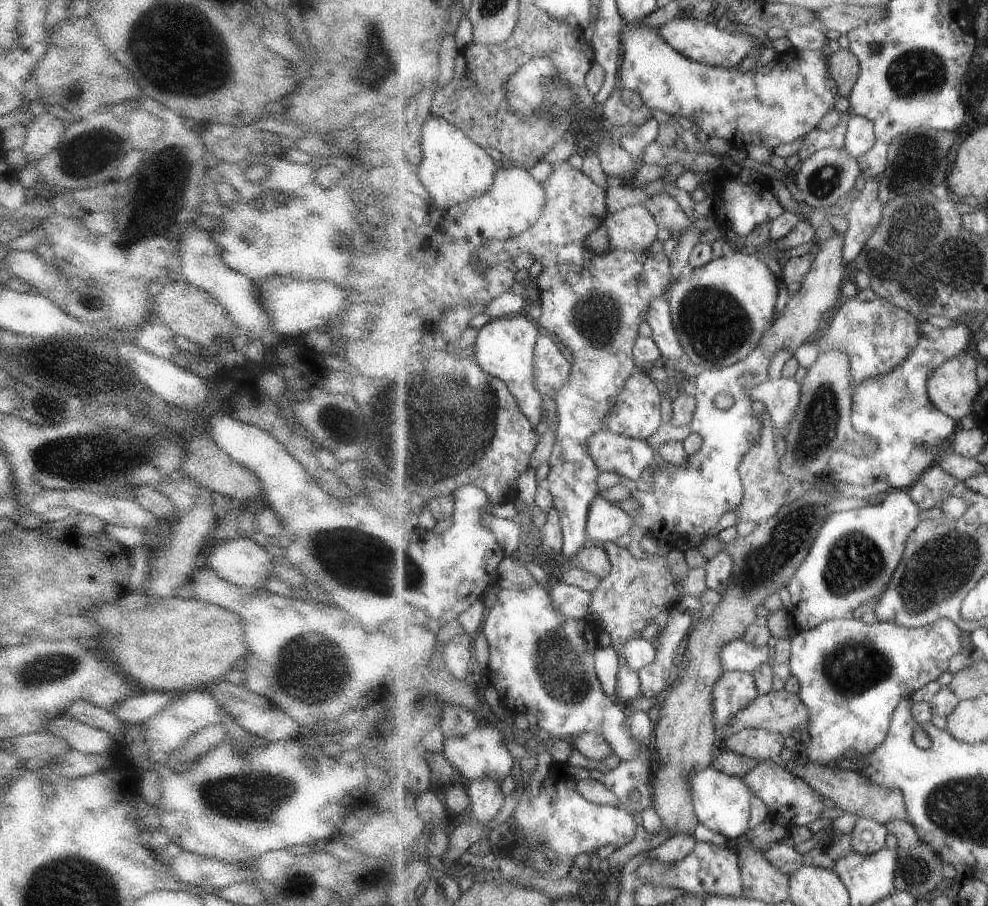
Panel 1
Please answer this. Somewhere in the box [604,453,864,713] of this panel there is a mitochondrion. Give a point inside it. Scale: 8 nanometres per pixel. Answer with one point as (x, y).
(760, 565)

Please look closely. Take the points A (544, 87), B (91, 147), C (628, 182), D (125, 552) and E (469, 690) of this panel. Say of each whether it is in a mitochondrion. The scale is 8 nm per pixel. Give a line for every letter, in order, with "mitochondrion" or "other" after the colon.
A: mitochondrion
B: mitochondrion
C: other
D: other
E: other

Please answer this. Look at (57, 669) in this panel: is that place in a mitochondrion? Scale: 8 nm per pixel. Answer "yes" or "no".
yes

